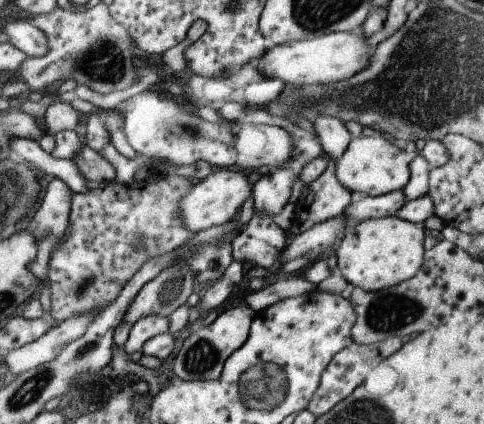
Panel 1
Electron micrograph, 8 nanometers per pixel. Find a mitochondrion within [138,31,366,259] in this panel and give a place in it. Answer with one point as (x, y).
(191, 134)

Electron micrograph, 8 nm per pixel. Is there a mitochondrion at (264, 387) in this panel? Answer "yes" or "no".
yes

